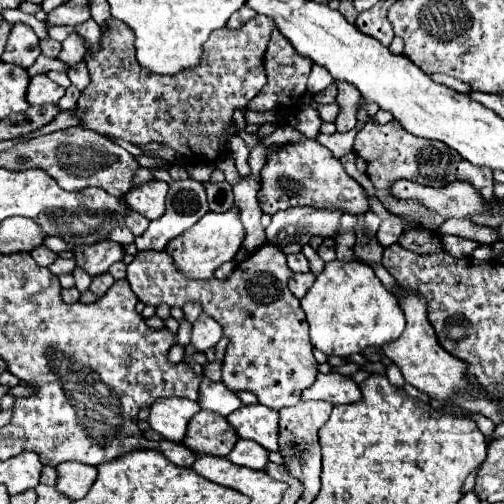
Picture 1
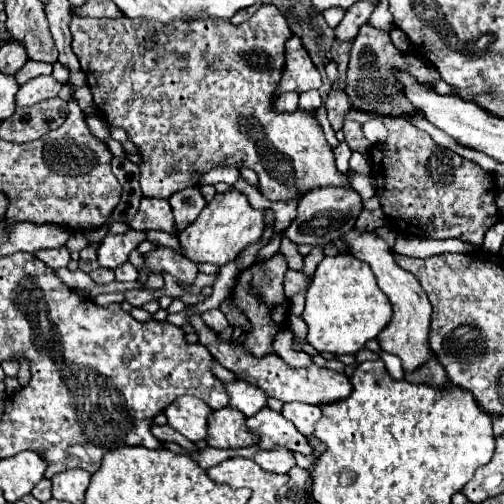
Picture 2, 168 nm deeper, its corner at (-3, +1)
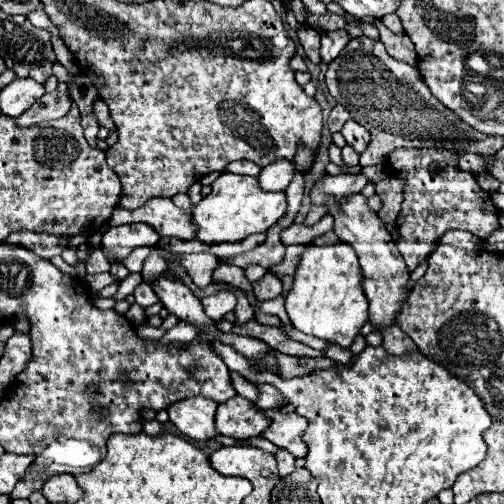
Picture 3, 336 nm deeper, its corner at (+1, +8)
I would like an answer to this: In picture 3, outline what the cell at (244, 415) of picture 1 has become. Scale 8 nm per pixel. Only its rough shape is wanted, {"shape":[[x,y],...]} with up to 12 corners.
{"shape":[[266,410],[270,426],[262,438],[306,456],[306,418]]}

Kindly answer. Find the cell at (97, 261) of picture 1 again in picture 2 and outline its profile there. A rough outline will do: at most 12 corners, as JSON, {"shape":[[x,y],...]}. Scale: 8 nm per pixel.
{"shape":[[144,231],[106,235],[98,263],[116,269],[146,241]]}

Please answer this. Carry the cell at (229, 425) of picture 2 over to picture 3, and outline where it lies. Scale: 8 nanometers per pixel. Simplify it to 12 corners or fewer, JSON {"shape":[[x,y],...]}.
{"shape":[[242,396],[218,404],[216,432],[260,436],[270,420]]}

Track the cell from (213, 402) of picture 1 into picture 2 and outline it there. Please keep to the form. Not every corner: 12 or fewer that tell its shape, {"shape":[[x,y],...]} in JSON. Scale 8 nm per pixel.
{"shape":[[244,381],[224,383],[230,405],[246,417],[266,407],[268,395]]}

